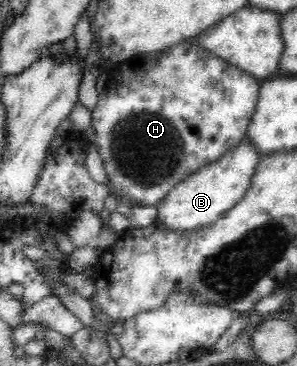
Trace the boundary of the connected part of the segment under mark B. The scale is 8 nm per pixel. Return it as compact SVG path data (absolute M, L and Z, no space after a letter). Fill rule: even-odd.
M247 139L235 147L216 162L202 166L192 176L178 183L171 189L165 198L161 199L159 208L159 220L161 224L167 224L173 230L193 230L205 224L216 222L227 210L238 204L245 196L246 190L253 182L254 172L263 156L251 145Z

